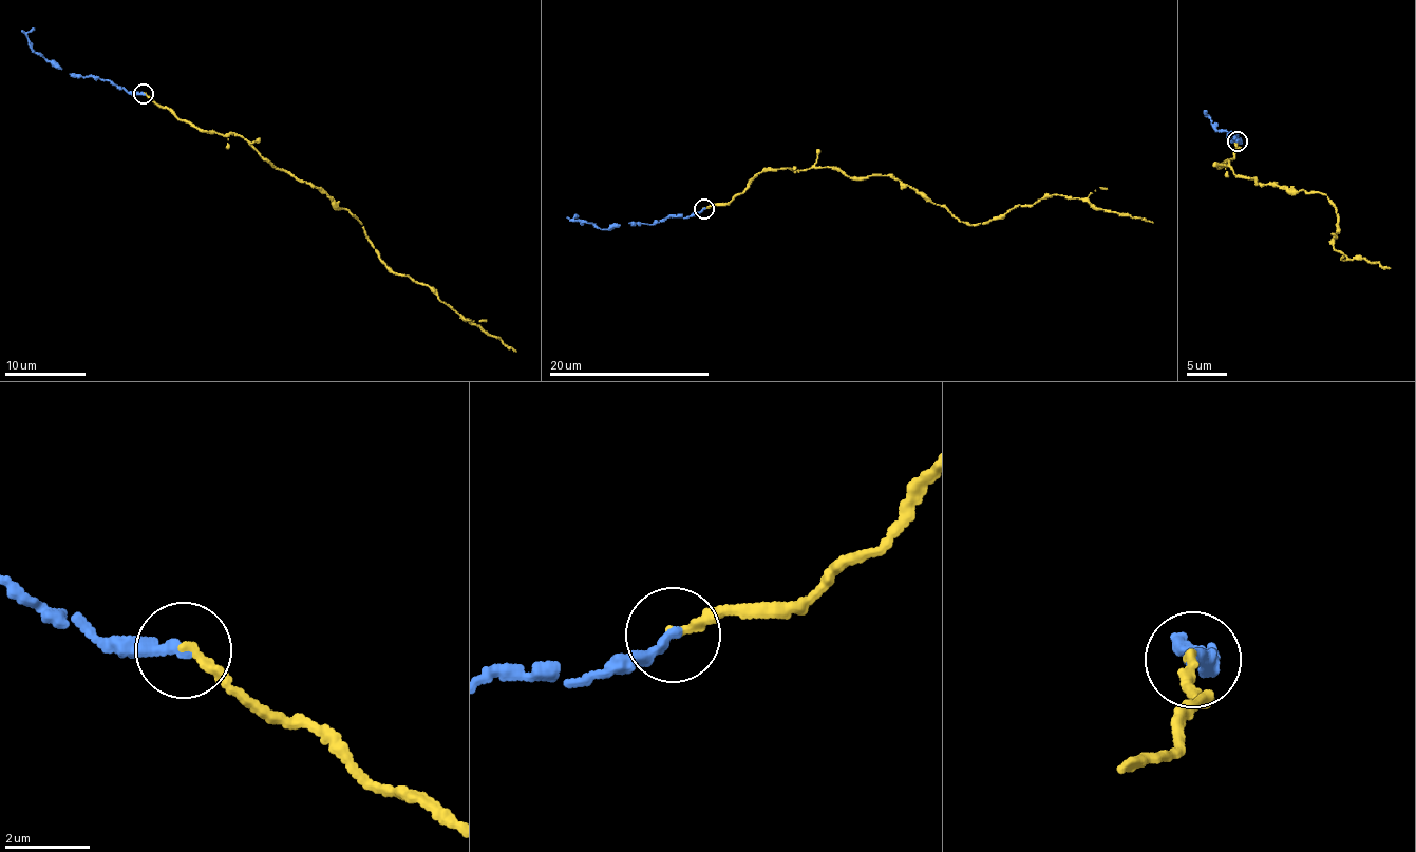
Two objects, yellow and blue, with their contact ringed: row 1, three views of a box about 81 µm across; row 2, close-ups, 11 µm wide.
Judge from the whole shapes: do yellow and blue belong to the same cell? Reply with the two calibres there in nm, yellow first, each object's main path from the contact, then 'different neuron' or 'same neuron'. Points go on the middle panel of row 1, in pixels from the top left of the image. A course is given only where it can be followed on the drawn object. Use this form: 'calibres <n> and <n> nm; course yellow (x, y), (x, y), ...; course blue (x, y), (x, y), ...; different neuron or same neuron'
calibres 240 and 280 nm; course yellow (704, 208), (724, 205), (769, 169), (826, 166), (848, 176), (895, 178), (971, 225), (1055, 193), (1153, 222); course blue (704, 208), (685, 218), (665, 216), (650, 225), (631, 223), (605, 228), (572, 219), (578, 214); same neuron

